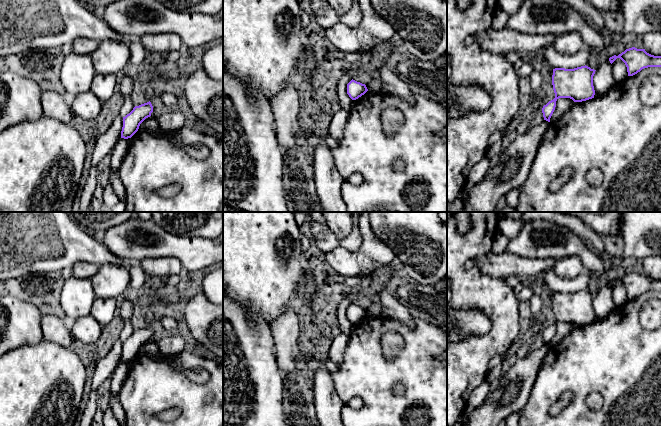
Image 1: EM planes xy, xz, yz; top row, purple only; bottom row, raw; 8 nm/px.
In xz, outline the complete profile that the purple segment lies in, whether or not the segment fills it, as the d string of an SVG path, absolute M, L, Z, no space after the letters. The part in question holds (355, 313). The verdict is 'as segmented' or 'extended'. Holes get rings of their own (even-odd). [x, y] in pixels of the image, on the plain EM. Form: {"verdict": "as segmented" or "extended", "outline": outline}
{"verdict": "as segmented", "outline": "M351 304L347 308L347 318L352 324L356 324L368 315L365 308Z"}

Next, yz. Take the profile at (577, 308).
{"verdict": "as segmented", "outline": "M586 289L574 293L553 293L552 309L555 322L543 330L544 344L550 346L556 331L556 325L559 322L570 322L574 326L582 326L594 322L593 300L595 295Z"}

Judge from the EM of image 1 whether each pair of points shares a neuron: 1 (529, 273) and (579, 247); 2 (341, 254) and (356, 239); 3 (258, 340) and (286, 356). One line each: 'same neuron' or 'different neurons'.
1: different neurons
2: different neurons
3: different neurons

